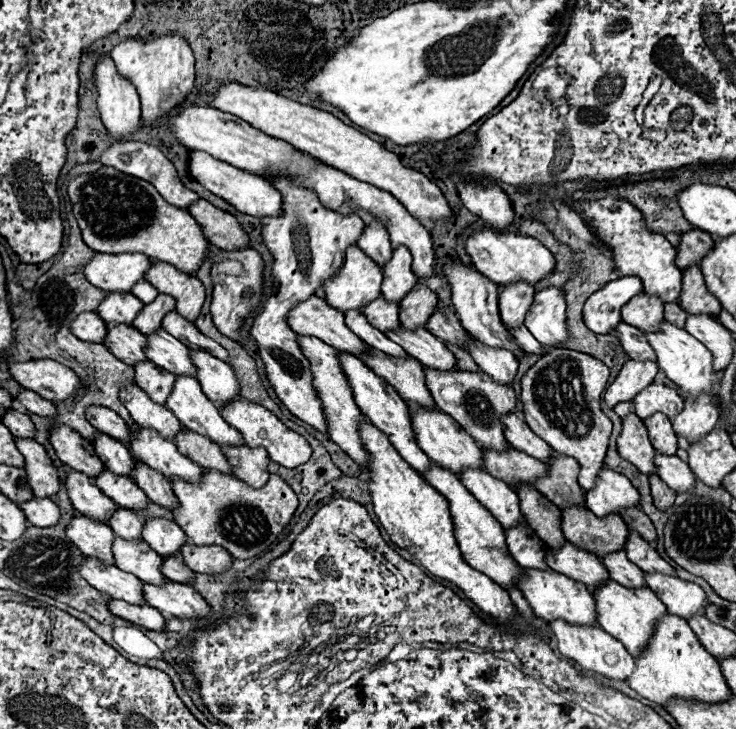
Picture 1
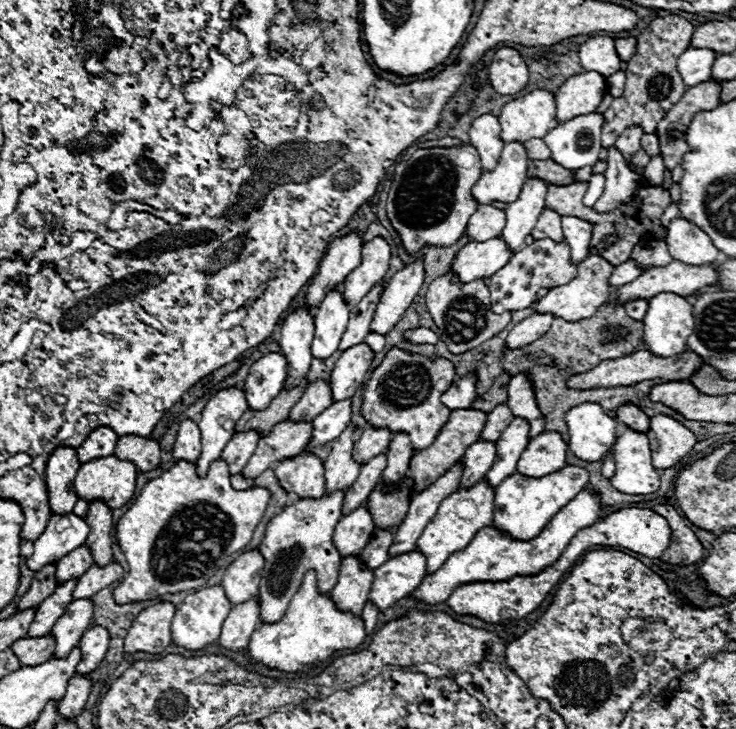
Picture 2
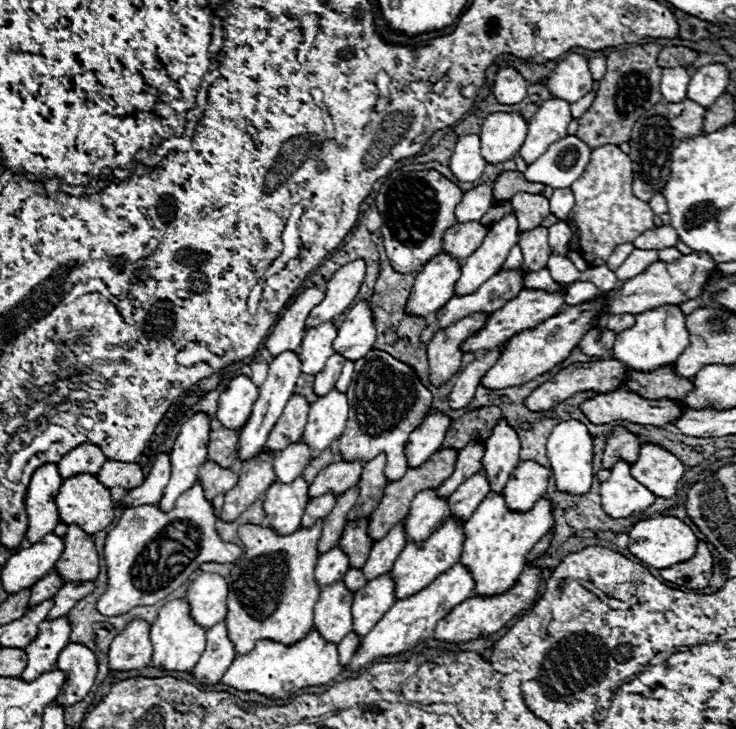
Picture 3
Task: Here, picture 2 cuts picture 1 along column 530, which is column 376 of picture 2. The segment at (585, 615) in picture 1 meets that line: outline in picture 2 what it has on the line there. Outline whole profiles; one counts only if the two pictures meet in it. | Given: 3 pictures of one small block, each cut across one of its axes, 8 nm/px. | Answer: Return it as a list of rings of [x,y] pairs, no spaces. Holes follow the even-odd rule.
[[[408,552],[406,556],[396,556],[374,570],[374,582],[368,600],[384,612],[398,600],[408,596],[426,578],[426,562],[420,552]]]

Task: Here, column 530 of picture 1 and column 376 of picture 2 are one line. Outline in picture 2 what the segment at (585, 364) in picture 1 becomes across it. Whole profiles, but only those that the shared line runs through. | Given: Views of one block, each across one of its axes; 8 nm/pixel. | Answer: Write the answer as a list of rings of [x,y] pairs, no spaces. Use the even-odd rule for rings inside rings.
[[[394,346],[386,352],[380,366],[374,368],[362,390],[362,416],[372,428],[388,428],[392,434],[408,434],[412,450],[428,448],[438,436],[442,424],[448,420],[450,410],[440,402],[440,396],[450,388],[456,376],[454,364],[446,358],[428,358],[410,352],[404,346]]]

